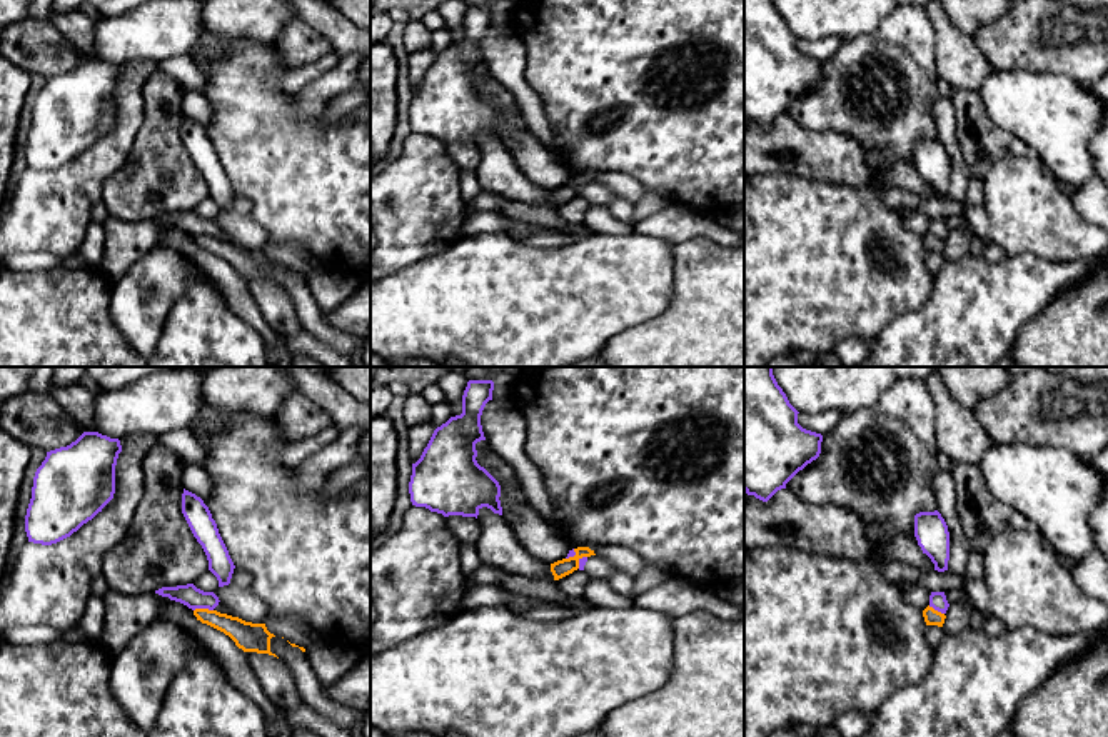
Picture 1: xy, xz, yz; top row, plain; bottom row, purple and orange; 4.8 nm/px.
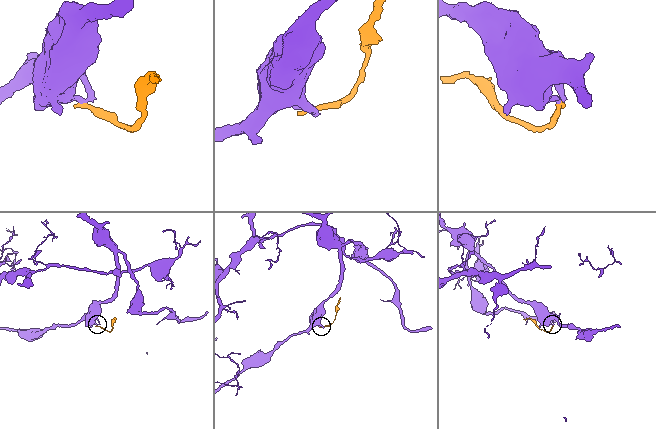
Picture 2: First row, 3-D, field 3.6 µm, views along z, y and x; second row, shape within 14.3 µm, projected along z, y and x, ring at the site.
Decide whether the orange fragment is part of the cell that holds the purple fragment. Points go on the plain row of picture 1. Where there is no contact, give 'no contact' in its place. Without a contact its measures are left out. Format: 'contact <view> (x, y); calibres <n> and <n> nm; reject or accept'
contact xy (202, 234); calibres 100 and 130 nm; reject

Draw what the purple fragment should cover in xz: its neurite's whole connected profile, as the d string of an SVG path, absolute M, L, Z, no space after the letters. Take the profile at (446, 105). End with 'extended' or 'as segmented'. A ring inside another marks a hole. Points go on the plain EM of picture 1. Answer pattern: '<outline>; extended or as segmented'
M469 7L462 22L462 40L451 43L437 53L424 75L421 85L412 90L409 108L410 128L416 133L426 133L431 138L462 143L476 143L482 133L502 142L501 112L477 90L476 70L486 67L481 42L489 27L492 27L492 7Z; as segmented

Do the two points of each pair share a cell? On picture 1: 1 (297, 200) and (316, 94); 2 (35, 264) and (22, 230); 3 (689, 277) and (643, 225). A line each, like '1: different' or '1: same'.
1: different
2: different
3: different

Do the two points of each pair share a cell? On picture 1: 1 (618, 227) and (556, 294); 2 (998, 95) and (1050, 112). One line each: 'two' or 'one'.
1: two
2: one

